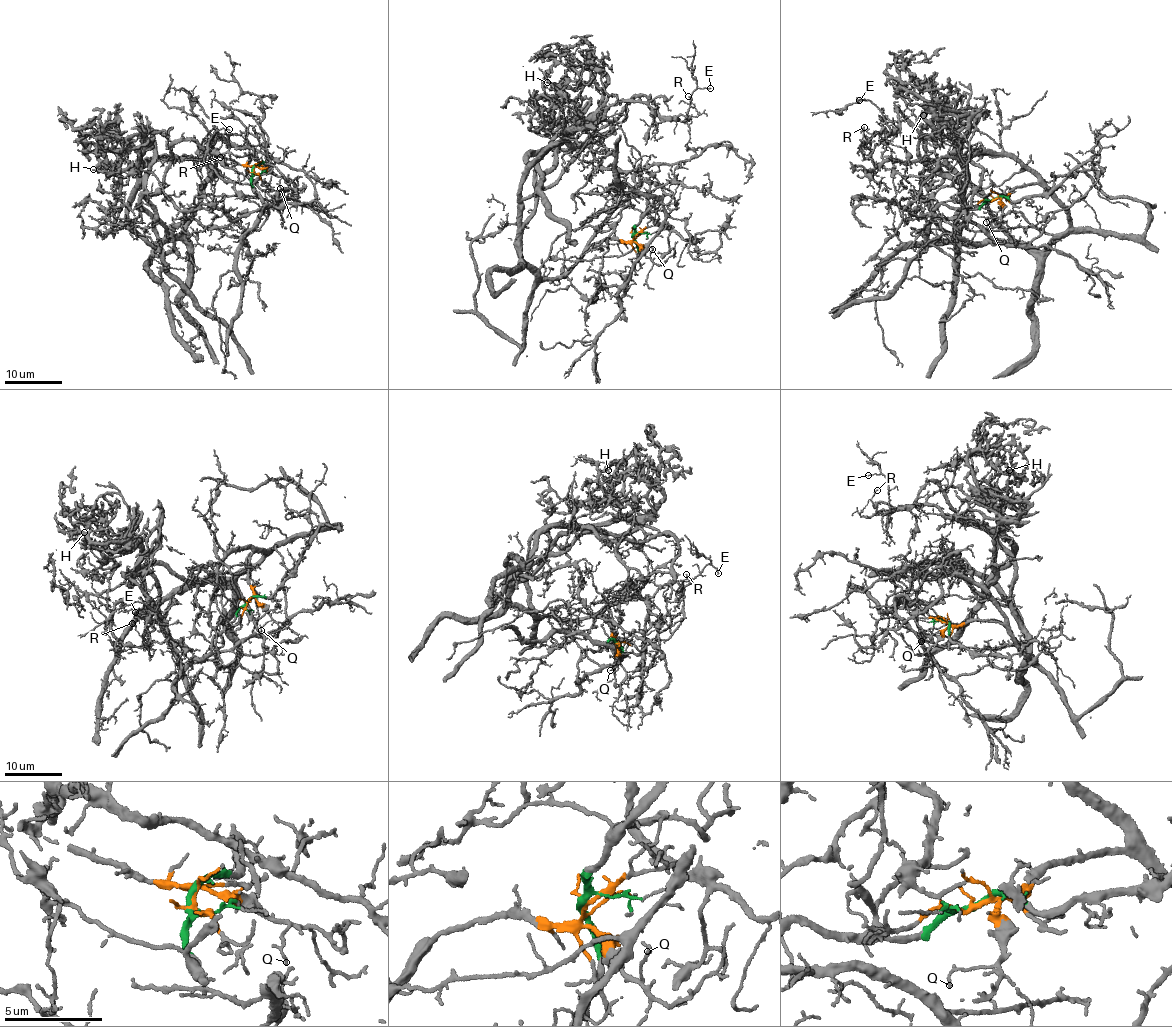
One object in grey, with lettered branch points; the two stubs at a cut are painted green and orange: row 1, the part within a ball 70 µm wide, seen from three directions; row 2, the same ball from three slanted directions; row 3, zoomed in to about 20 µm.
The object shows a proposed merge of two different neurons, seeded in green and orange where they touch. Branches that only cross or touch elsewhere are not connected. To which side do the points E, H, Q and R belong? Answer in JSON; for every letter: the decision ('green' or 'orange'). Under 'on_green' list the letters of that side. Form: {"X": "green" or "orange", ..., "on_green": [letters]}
{"E": "orange", "H": "orange", "Q": "orange", "R": "orange", "on_green": []}

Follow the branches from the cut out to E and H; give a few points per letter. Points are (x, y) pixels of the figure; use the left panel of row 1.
E: (253, 171), (217, 154), (174, 237), (136, 209), (162, 186), (177, 141), (221, 154), (216, 131), (229, 129)
H: (253, 171), (216, 155), (192, 217), (170, 238), (136, 209), (142, 154), (115, 175), (93, 169)

